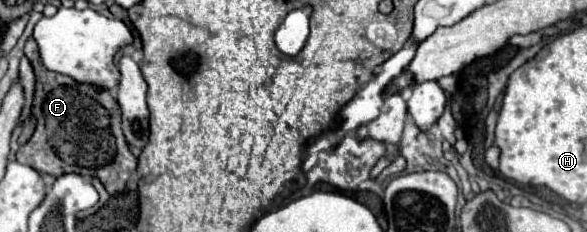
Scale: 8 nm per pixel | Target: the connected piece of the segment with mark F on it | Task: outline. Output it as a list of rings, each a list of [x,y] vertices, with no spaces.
[[[33,38],[25,42],[25,56],[31,60],[37,74],[37,88],[31,108],[33,116],[37,118],[37,126],[31,140],[17,150],[17,160],[35,168],[41,174],[63,176],[75,172],[99,178],[109,194],[121,194],[129,176],[137,168],[137,158],[131,154],[127,140],[123,138],[121,110],[111,92],[45,70]]]

